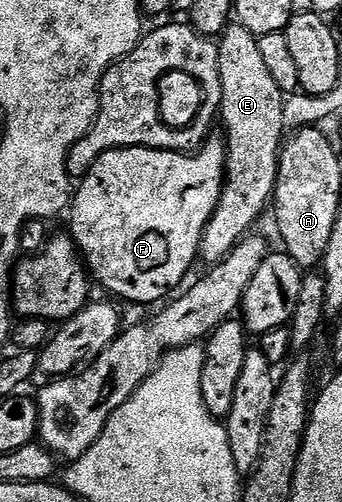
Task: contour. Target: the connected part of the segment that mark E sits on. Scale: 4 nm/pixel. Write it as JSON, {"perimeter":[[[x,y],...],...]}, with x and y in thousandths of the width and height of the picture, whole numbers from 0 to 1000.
{"perimeter":[[[693,44],[667,48],[664,58],[652,62],[649,72],[637,74],[635,80],[640,92],[640,153],[646,155],[646,241],[664,253],[664,271],[658,269],[658,285],[664,291],[664,331],[658,337],[658,365],[652,371],[652,386],[640,396],[640,408],[635,418],[617,430],[617,440],[605,446],[605,456],[594,460],[594,480],[582,484],[582,510],[591,516],[629,518],[617,522],[649,522],[699,492],[705,480],[713,476],[711,470],[746,444],[757,438],[757,428],[769,420],[784,420],[787,408],[795,404],[804,388],[804,365],[816,353],[816,307],[833,285],[833,249],[827,245],[827,201],[833,187],[810,171],[810,163],[798,163],[798,151],[787,147],[787,139],[775,133],[775,116],[763,116],[763,100],[757,98],[757,84],[749,72],[728,68],[728,60],[716,60],[716,52],[705,52]]]}

